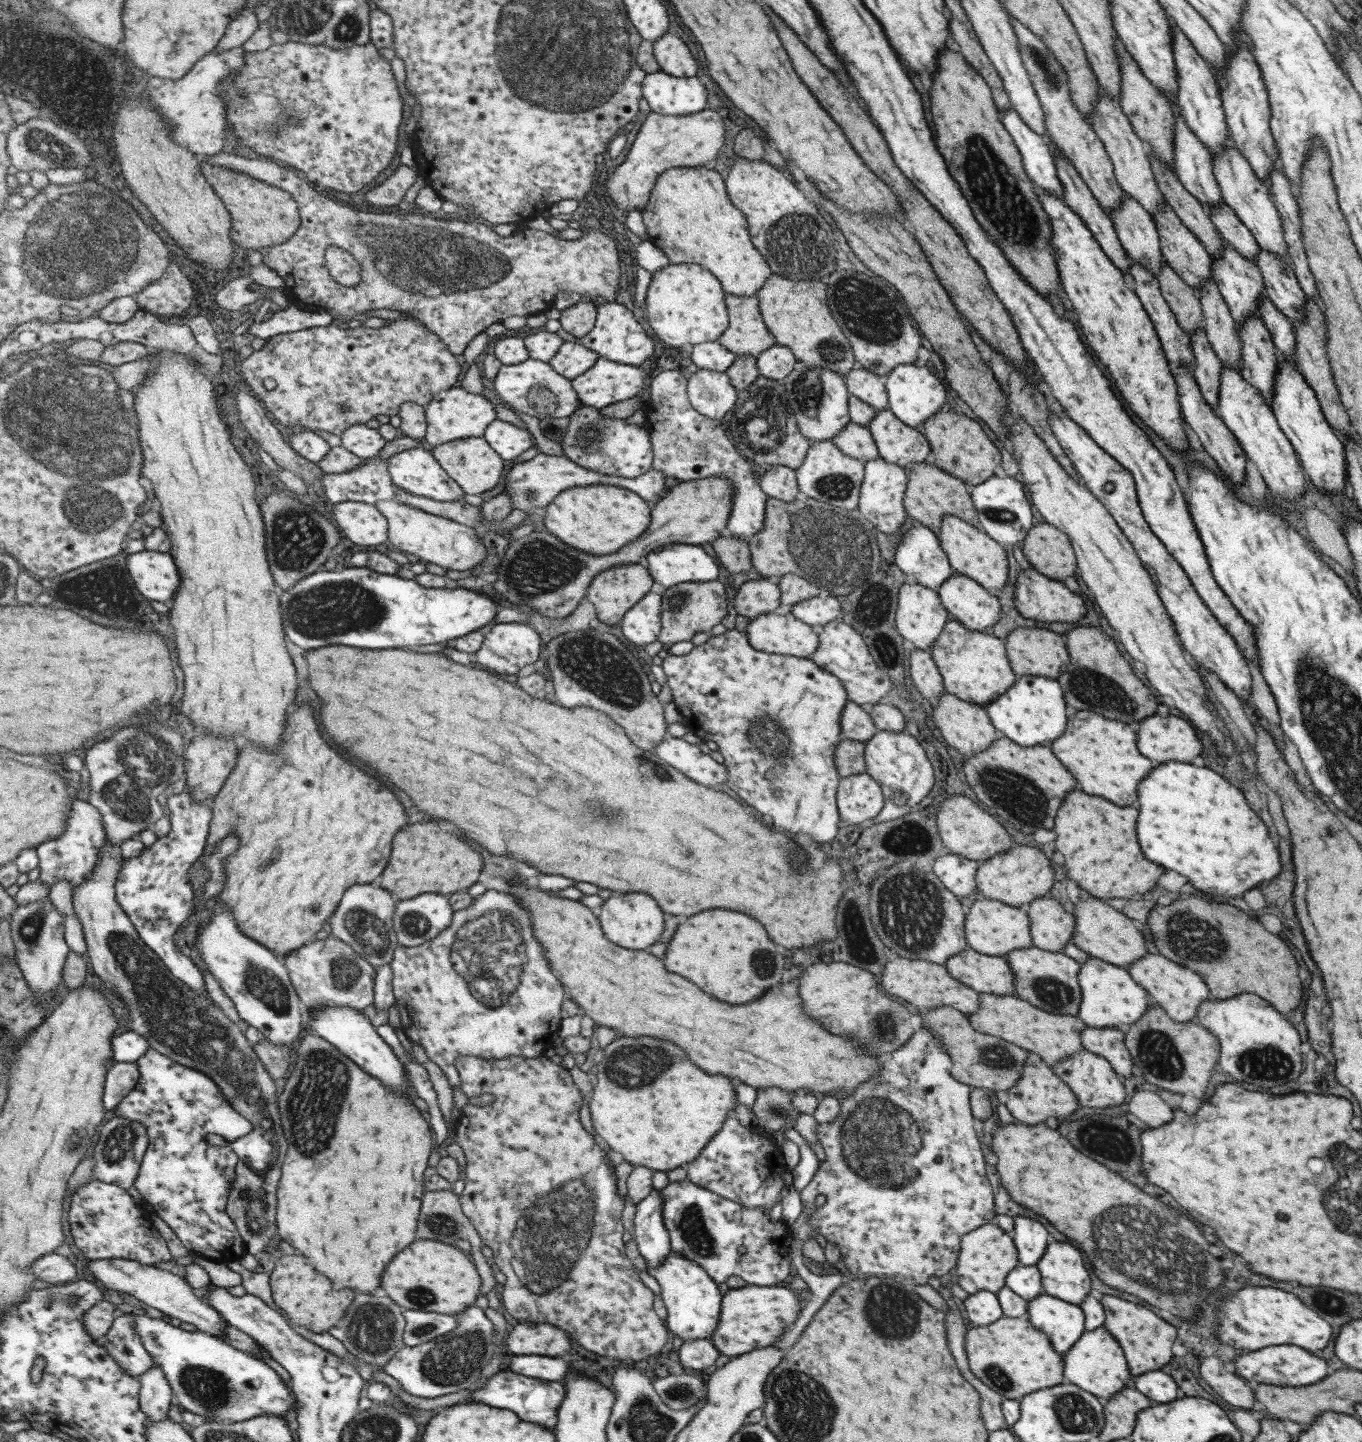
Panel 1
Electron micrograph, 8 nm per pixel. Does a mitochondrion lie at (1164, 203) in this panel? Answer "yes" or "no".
no

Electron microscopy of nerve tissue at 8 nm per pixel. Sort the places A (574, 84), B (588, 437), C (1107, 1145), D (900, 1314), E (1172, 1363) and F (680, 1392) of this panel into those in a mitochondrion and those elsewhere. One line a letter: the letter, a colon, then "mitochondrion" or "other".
A: mitochondrion
B: mitochondrion
C: mitochondrion
D: mitochondrion
E: other
F: mitochondrion

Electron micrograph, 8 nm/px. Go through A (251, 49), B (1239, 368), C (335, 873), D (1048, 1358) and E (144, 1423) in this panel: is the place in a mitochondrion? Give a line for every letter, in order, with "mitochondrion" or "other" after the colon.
A: other
B: other
C: other
D: other
E: other

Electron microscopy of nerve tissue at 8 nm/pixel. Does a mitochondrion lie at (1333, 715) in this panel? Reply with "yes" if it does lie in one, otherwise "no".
yes

